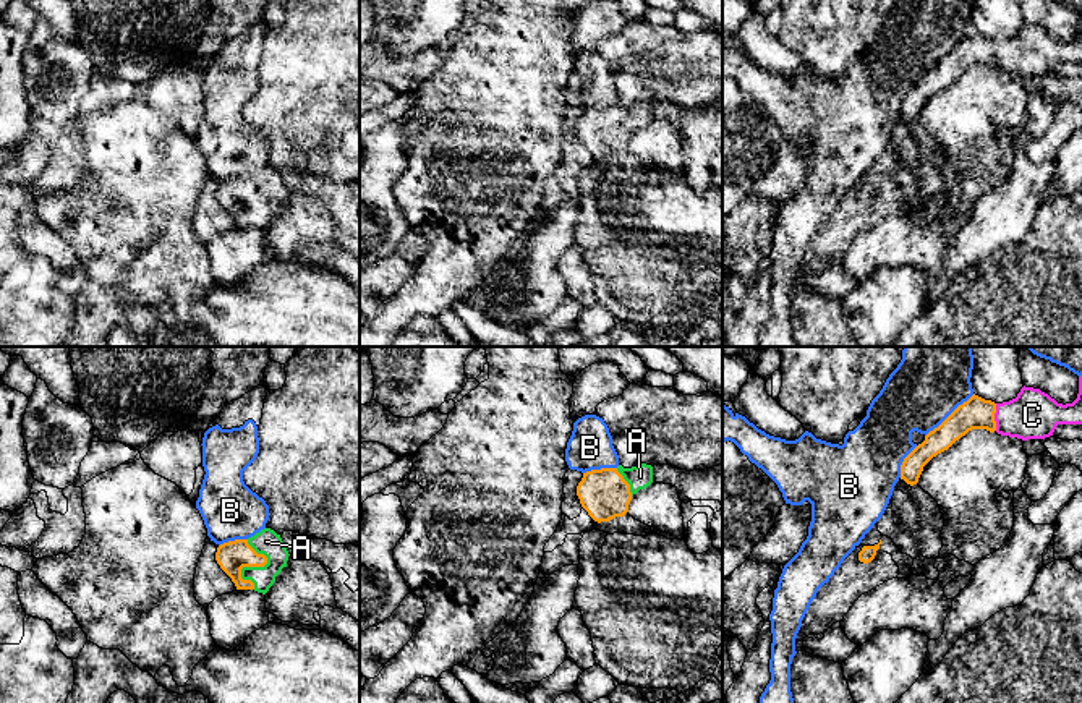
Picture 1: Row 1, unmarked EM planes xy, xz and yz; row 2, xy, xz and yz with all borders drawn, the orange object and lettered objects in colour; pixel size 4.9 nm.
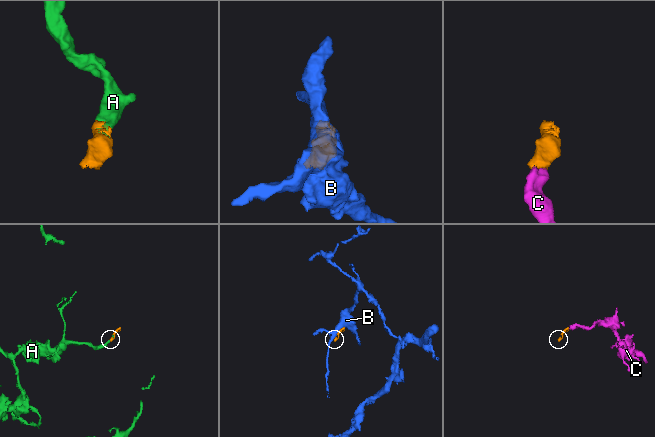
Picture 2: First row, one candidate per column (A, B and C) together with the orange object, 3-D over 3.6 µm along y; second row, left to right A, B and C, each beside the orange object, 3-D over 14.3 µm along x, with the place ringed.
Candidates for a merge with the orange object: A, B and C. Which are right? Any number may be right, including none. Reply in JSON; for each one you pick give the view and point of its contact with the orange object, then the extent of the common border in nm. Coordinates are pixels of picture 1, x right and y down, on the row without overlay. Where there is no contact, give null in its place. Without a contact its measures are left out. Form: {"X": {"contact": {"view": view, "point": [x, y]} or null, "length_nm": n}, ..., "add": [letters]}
{"A": {"contact": {"view": "xy", "point": [255, 203]}, "length_nm": 260}, "C": {"contact": {"view": "yz", "point": [993, 54]}, "length_nm": 140}, "add": ["A", "C"]}

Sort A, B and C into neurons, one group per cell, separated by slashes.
A C / B

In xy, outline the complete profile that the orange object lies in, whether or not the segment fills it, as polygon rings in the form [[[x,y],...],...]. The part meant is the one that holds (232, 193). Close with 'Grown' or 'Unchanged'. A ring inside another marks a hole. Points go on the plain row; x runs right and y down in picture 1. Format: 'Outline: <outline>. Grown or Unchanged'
Outline: [[[264,165],[248,177],[220,181],[215,198],[236,227],[254,227],[266,232],[275,214],[287,204],[288,193],[280,172]]]. Grown

